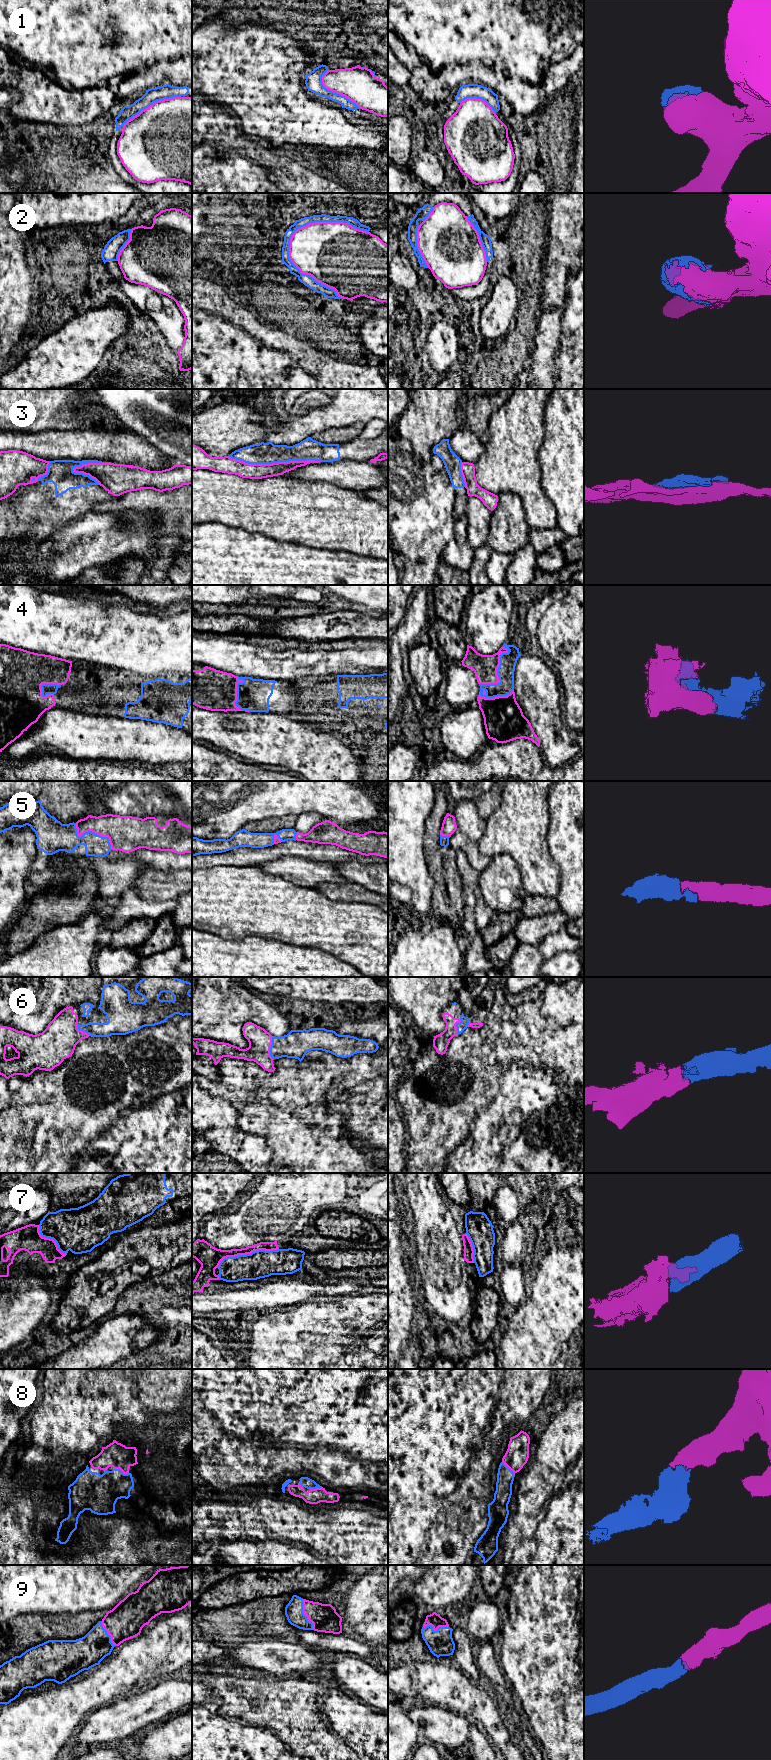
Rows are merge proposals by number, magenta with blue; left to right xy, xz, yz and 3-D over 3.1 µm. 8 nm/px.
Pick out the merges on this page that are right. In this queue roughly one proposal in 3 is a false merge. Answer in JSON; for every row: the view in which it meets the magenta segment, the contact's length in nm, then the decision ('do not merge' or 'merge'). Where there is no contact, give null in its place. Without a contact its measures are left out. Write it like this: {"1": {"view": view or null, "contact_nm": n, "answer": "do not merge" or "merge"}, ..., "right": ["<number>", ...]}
{"1": {"view": "xy", "contact_nm": 550, "answer": "do not merge"}, "2": {"view": "xz", "contact_nm": 700, "answer": "do not merge"}, "3": {"view": "xz", "contact_nm": 750, "answer": "do not merge"}, "4": {"view": "yz", "contact_nm": 380, "answer": "merge"}, "5": {"view": "xy", "contact_nm": 360, "answer": "merge"}, "6": {"view": "xz", "contact_nm": 190, "answer": "merge"}, "7": {"view": "xz", "contact_nm": 500, "answer": "merge"}, "8": {"view": "xy", "contact_nm": 130, "answer": "merge"}, "9": {"view": "xz", "contact_nm": 260, "answer": "merge"}, "right": ["4", "5", "6", "7", "8", "9"]}

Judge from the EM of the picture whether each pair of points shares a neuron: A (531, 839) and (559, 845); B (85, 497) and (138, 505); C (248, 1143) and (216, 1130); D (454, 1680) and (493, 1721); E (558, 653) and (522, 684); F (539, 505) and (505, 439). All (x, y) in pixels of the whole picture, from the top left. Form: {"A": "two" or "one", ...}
{"A": "two", "B": "two", "C": "one", "D": "one", "E": "two", "F": "one"}

